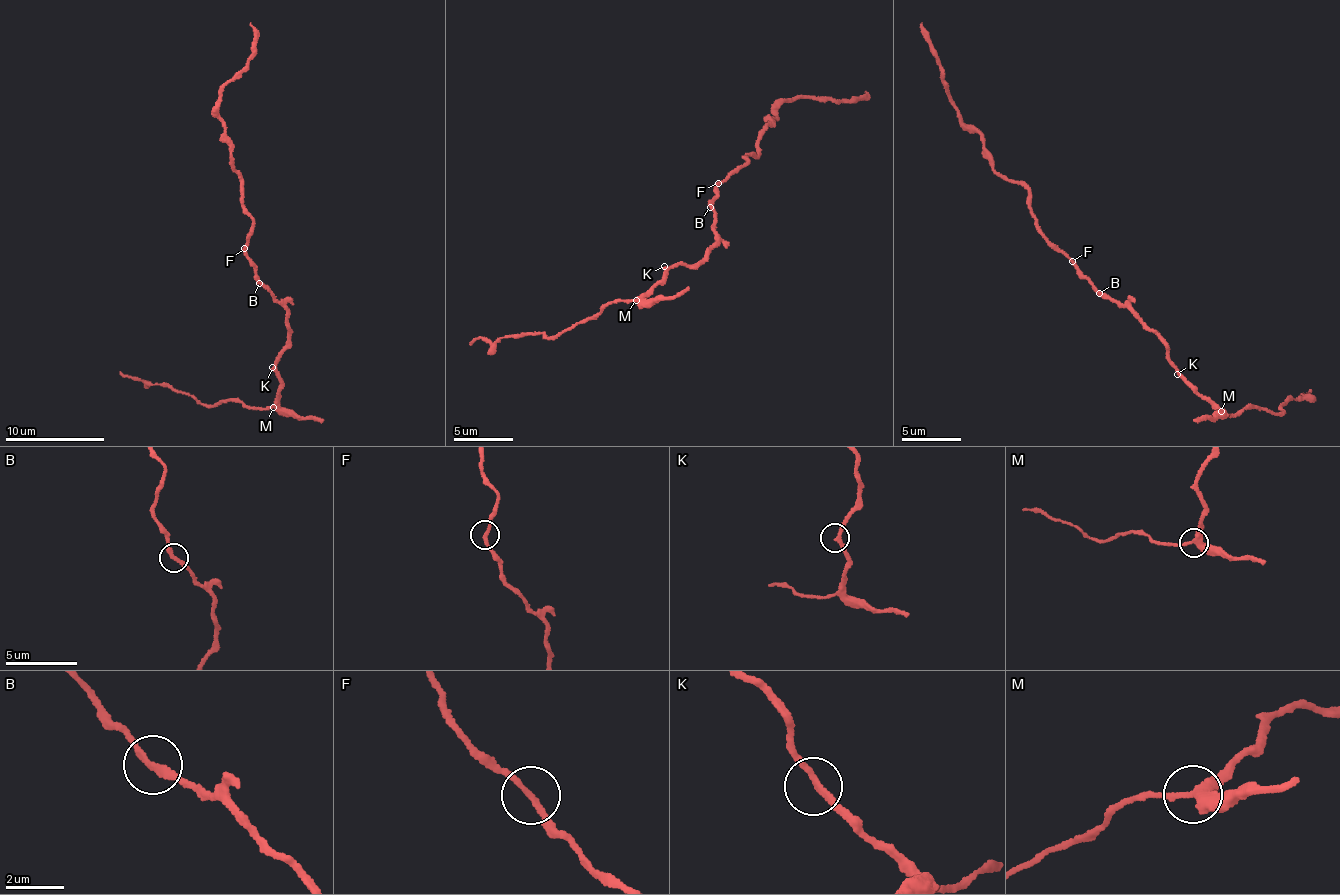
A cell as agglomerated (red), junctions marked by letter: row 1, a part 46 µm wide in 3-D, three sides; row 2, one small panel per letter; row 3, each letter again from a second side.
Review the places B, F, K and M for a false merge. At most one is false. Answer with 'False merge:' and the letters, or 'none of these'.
False merge: none of these

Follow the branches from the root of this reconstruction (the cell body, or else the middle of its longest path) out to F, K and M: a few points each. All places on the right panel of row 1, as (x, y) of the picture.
F: (1113, 301), (1104, 299), (1071, 262)
K: (1113, 301), (1123, 302), (1160, 338), (1167, 347), (1177, 374)
M: (1113, 301), (1123, 302), (1160, 338), (1167, 347), (1171, 366), (1221, 411)

